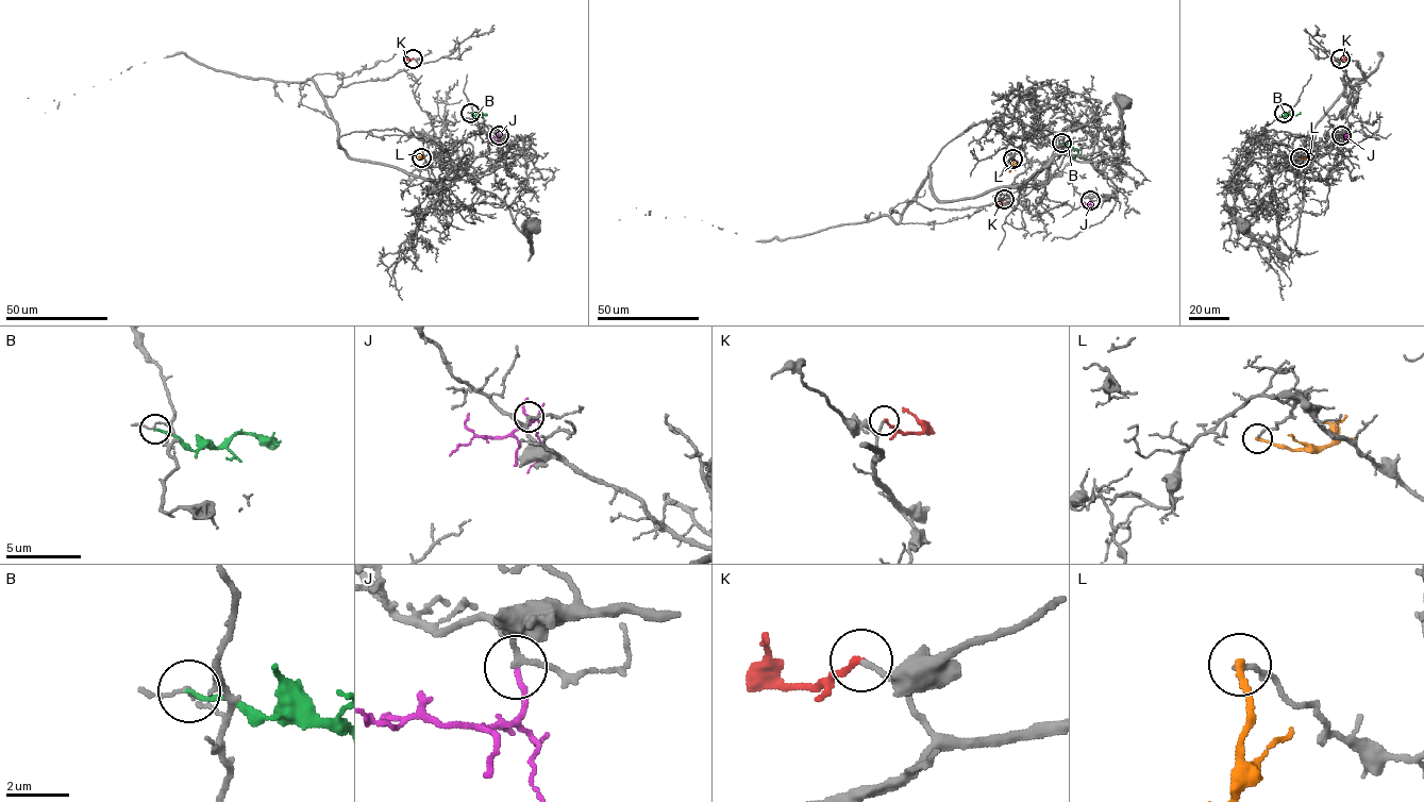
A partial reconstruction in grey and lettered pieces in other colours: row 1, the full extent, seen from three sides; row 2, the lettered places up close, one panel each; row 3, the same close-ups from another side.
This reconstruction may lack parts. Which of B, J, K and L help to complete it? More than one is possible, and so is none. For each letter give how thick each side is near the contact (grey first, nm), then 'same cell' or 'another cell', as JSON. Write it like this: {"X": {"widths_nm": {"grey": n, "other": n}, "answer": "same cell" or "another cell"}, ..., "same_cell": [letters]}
{"B": {"widths_nm": {"grey": 90, "other": 140}, "answer": "another cell"}, "J": {"widths_nm": {"grey": 160, "other": 150}, "answer": "same cell"}, "K": {"widths_nm": {"grey": 160, "other": 180}, "answer": "same cell"}, "L": {"widths_nm": {"grey": 160, "other": 200}, "answer": "another cell"}, "same_cell": ["J", "K"]}

